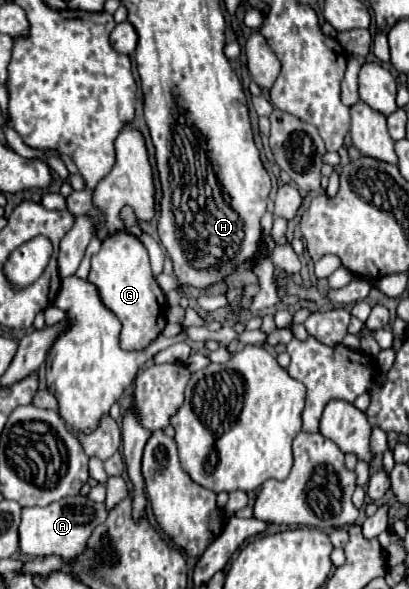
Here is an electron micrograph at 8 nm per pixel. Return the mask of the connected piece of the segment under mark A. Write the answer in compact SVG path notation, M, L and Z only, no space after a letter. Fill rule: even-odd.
M75 495L55 501L47 507L23 507L21 509L21 523L19 523L19 549L31 557L45 557L45 555L59 555L65 559L77 557L83 553L85 543L93 529L103 523L107 517L105 503L89 501L87 497Z

